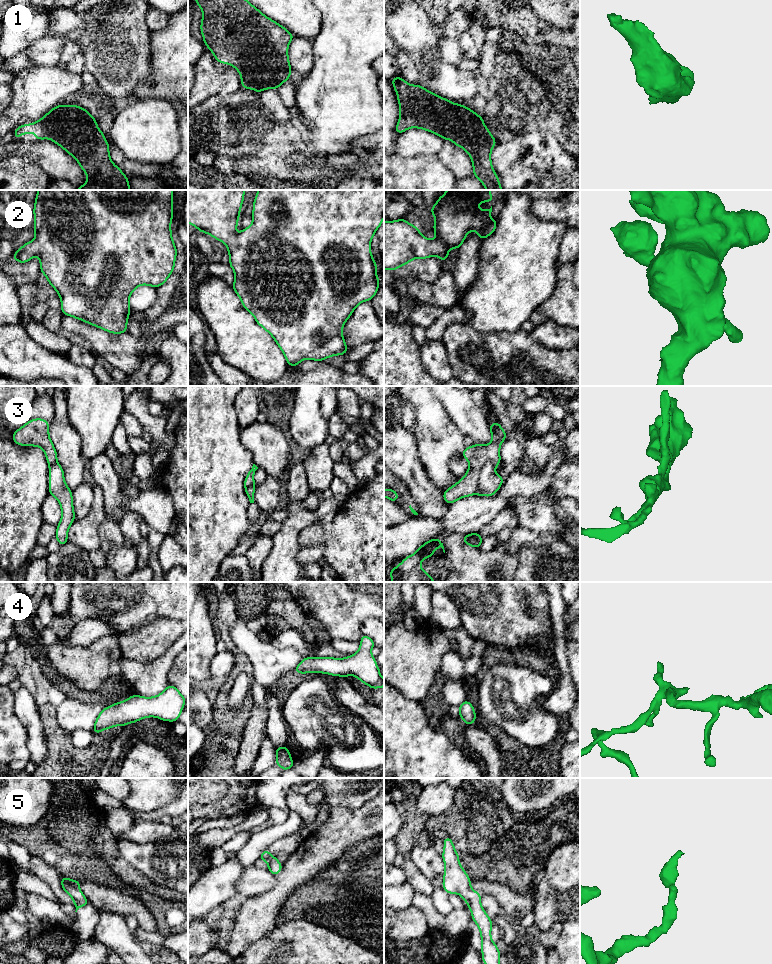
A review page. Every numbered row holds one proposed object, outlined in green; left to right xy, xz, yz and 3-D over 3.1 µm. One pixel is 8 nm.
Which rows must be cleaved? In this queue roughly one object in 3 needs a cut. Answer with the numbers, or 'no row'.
no row

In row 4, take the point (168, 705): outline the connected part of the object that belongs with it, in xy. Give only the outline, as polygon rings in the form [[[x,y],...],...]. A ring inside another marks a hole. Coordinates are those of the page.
[[[168,685],[164,691],[154,697],[132,695],[125,701],[120,701],[104,708],[96,718],[93,731],[98,734],[105,729],[110,729],[114,726],[123,727],[147,717],[156,717],[170,722],[177,721],[184,708],[185,700],[186,698],[173,685]]]

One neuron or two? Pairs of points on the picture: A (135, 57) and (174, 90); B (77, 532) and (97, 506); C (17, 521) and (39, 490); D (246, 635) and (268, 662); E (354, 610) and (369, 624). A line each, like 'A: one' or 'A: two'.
A: two
B: one
C: one
D: one
E: two

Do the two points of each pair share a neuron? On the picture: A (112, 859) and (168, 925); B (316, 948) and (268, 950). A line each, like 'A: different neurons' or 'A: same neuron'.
A: different neurons
B: same neuron

